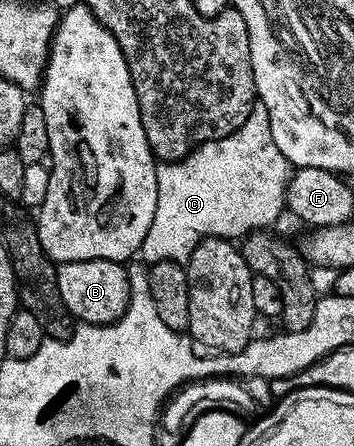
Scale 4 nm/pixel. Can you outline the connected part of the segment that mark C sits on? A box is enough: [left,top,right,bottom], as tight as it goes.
[140,103,292,263]

